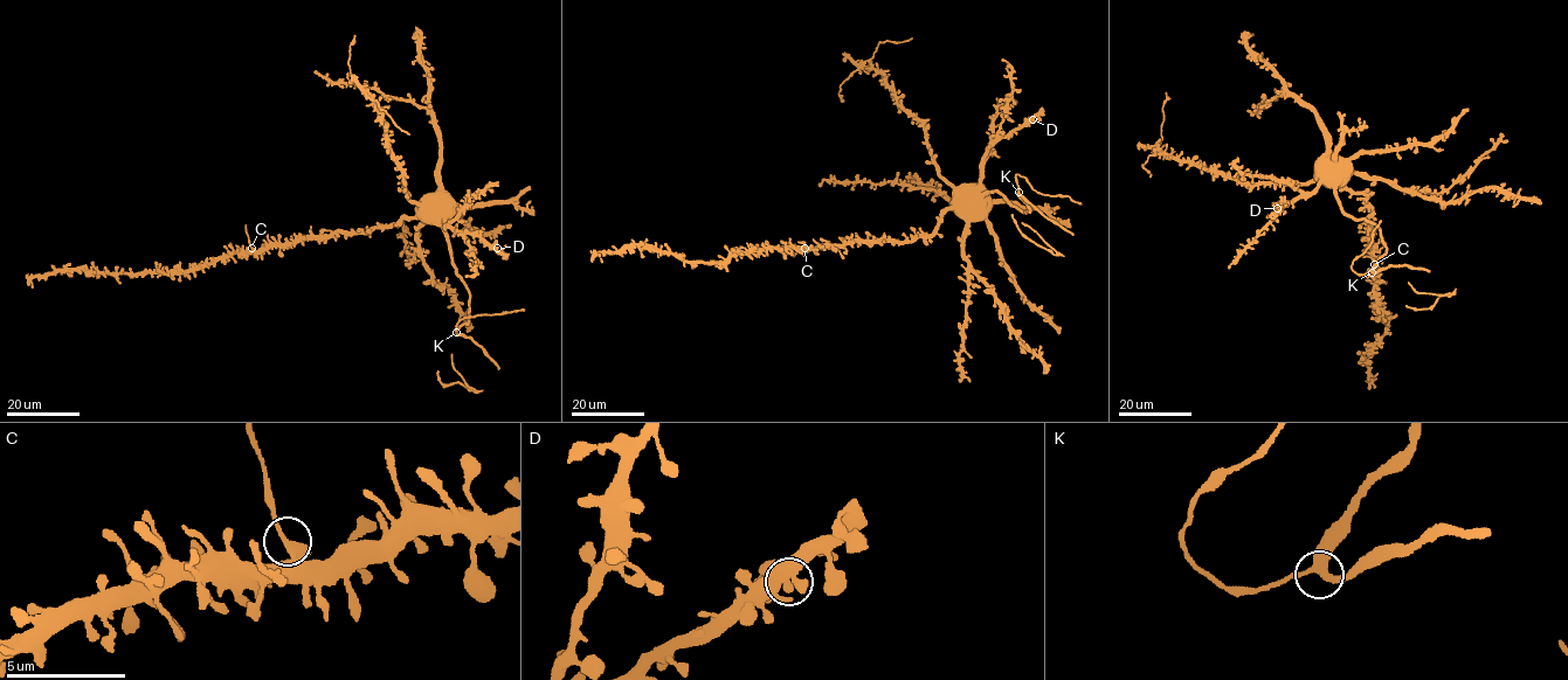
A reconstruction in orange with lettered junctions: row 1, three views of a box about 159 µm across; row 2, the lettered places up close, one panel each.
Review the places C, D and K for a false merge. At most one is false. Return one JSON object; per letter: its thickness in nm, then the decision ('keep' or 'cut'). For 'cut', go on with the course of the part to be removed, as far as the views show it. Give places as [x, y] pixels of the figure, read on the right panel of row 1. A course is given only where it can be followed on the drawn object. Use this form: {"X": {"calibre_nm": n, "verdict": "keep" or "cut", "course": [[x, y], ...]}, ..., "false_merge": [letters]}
{"C": {"calibre_nm": 280, "verdict": "cut", "course": [[1373, 265], [1372, 244]]}, "D": {"calibre_nm": 280, "verdict": "keep"}, "K": {"calibre_nm": 300, "verdict": "keep"}, "false_merge": ["C"]}

